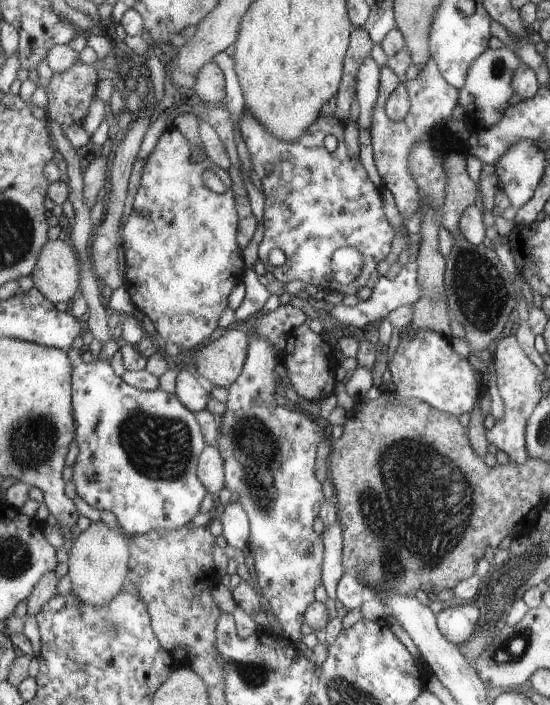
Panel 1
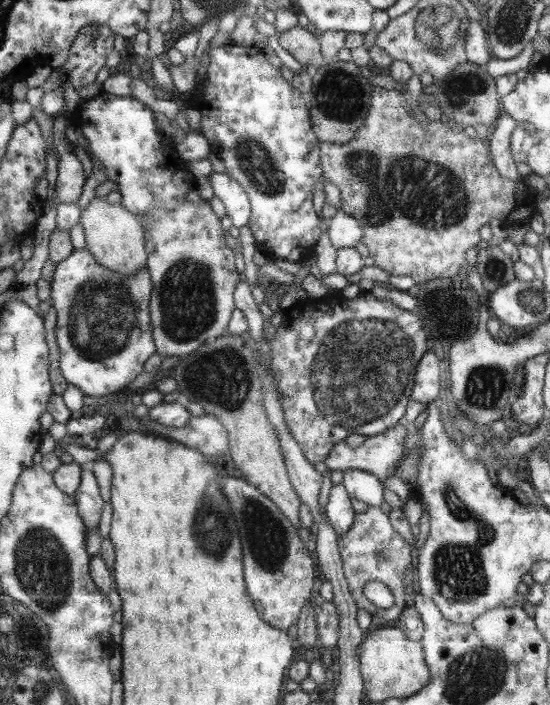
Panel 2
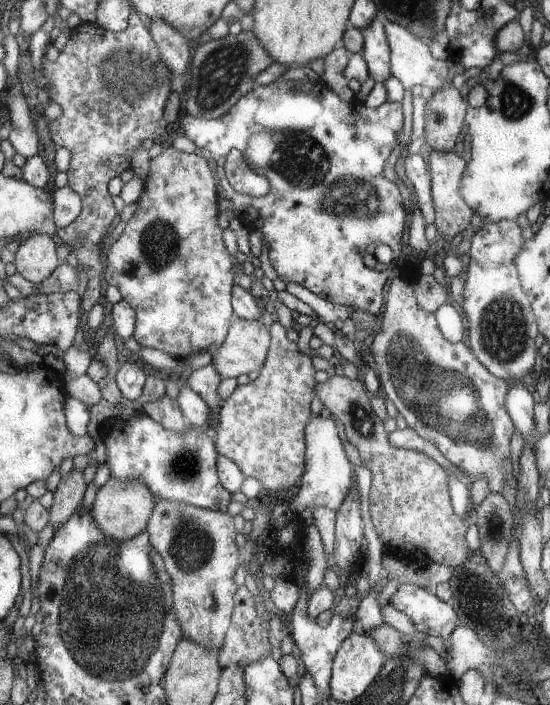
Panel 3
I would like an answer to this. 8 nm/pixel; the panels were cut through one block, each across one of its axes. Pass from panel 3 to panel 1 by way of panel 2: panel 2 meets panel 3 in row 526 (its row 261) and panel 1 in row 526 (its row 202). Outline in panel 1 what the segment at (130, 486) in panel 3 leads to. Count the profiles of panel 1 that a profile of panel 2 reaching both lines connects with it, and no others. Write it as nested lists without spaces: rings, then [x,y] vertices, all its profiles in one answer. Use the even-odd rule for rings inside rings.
[[[91,522],[87,530],[83,530],[74,541],[74,546],[68,550],[68,575],[72,580],[72,593],[93,608],[110,603],[122,590],[122,584],[129,574],[129,536],[123,536],[109,528],[103,522]]]

